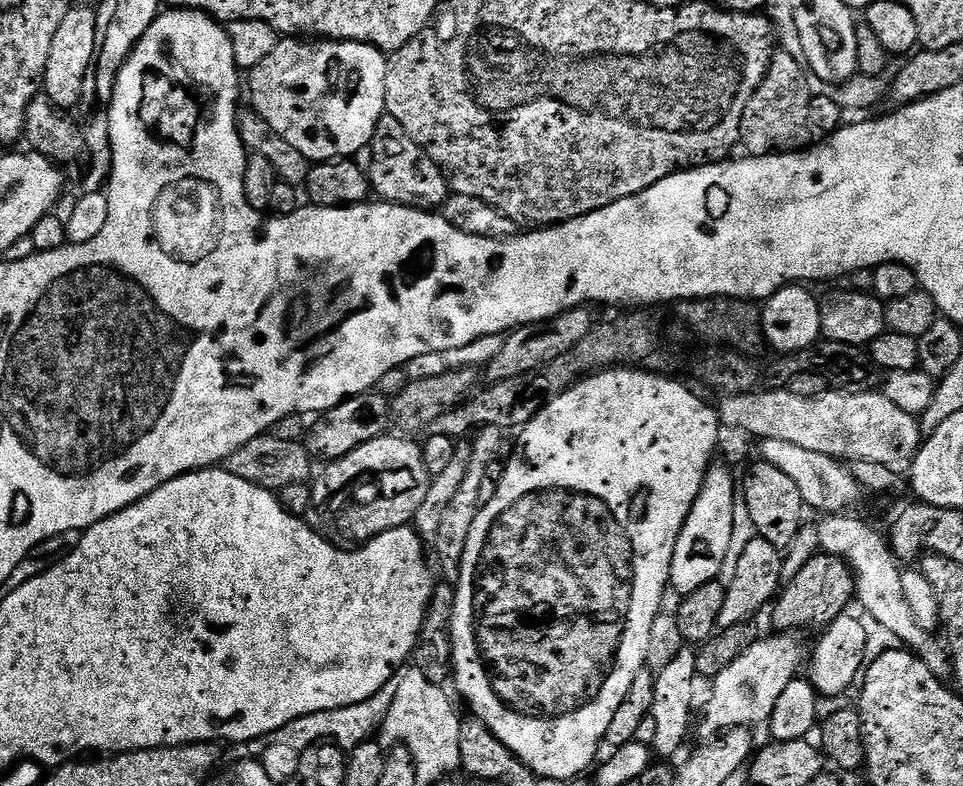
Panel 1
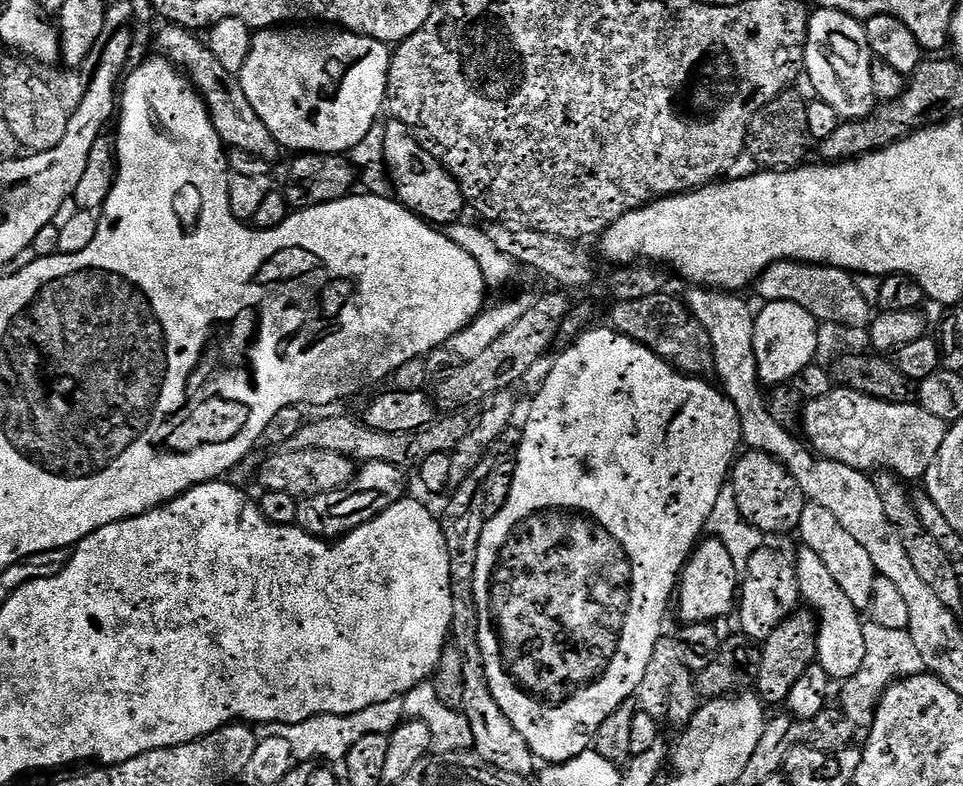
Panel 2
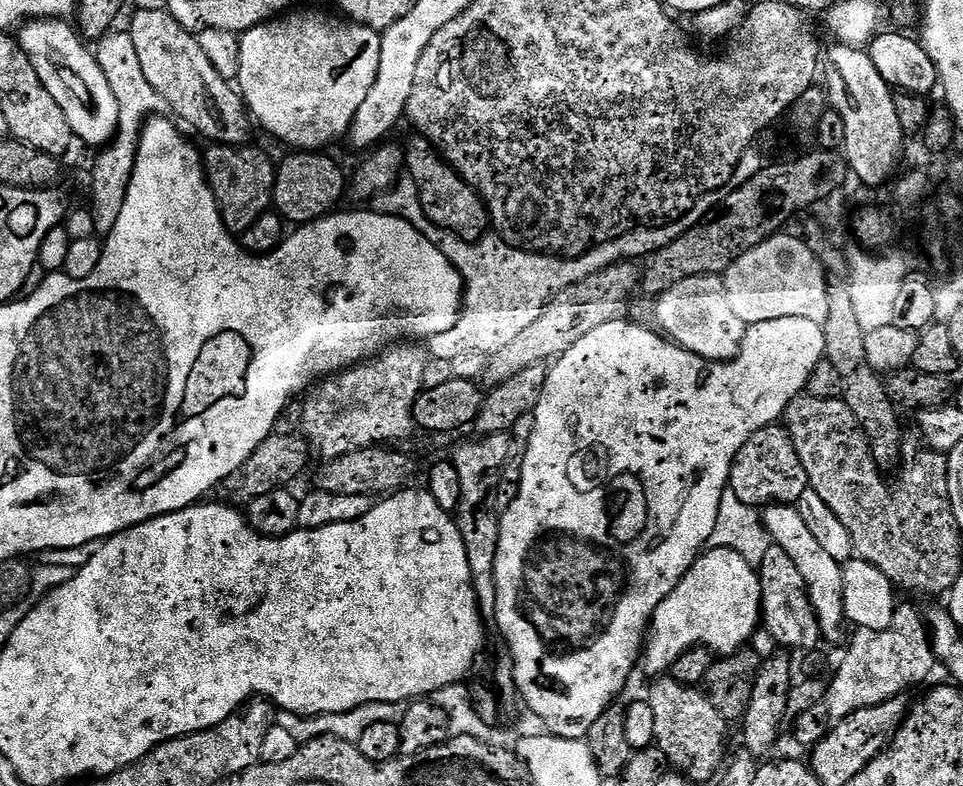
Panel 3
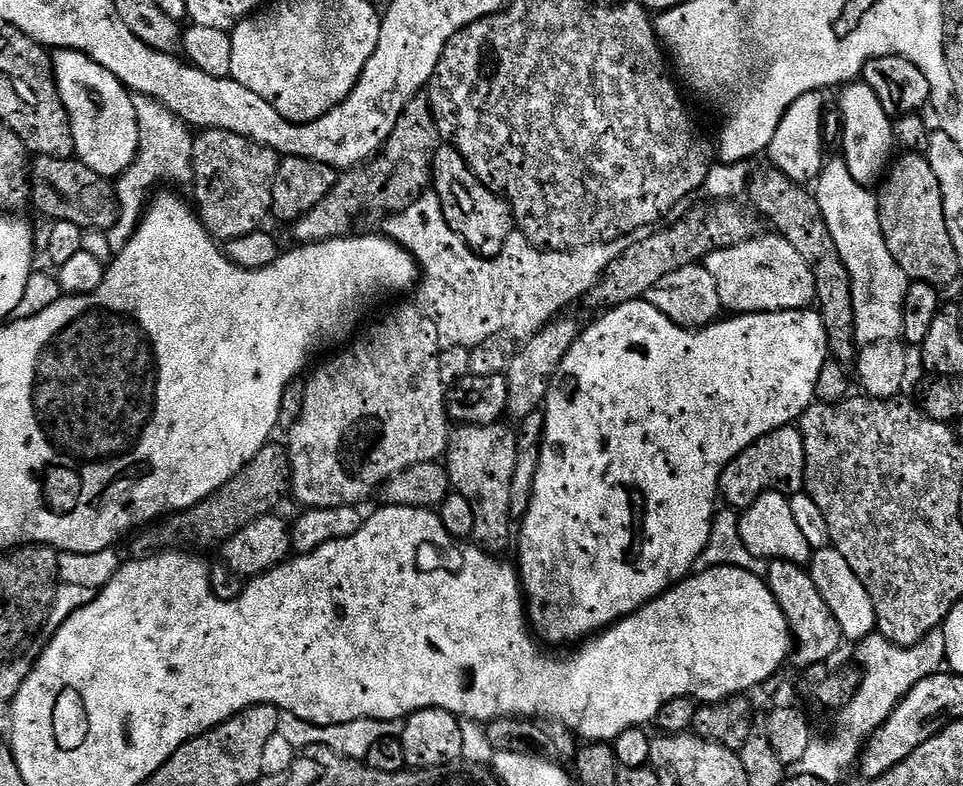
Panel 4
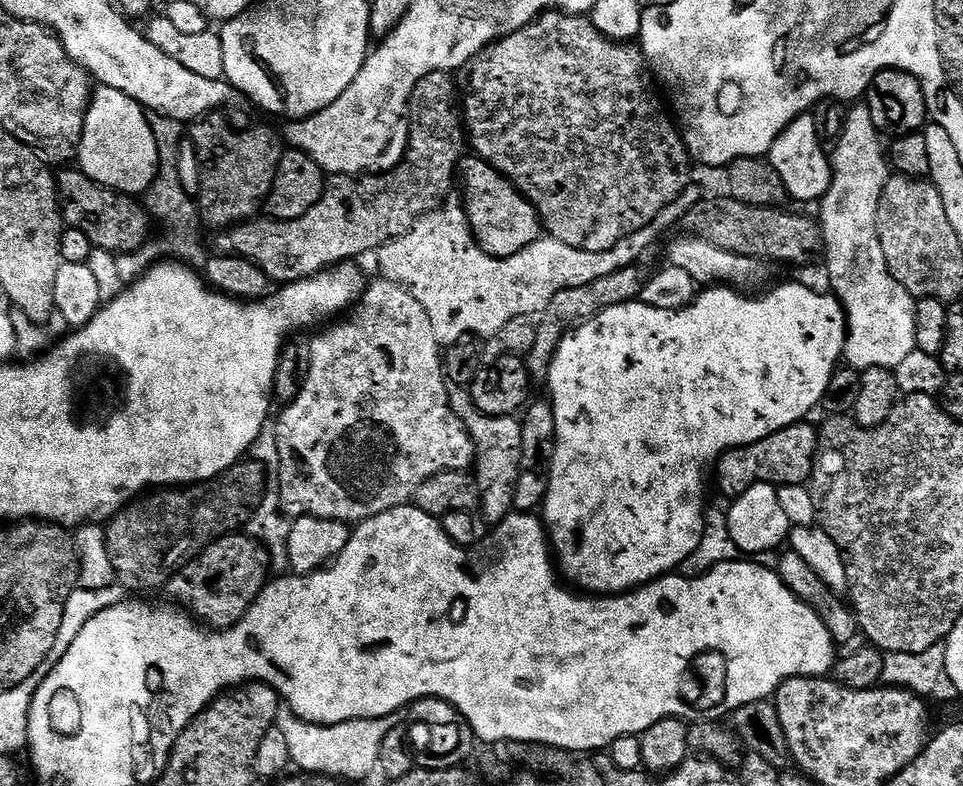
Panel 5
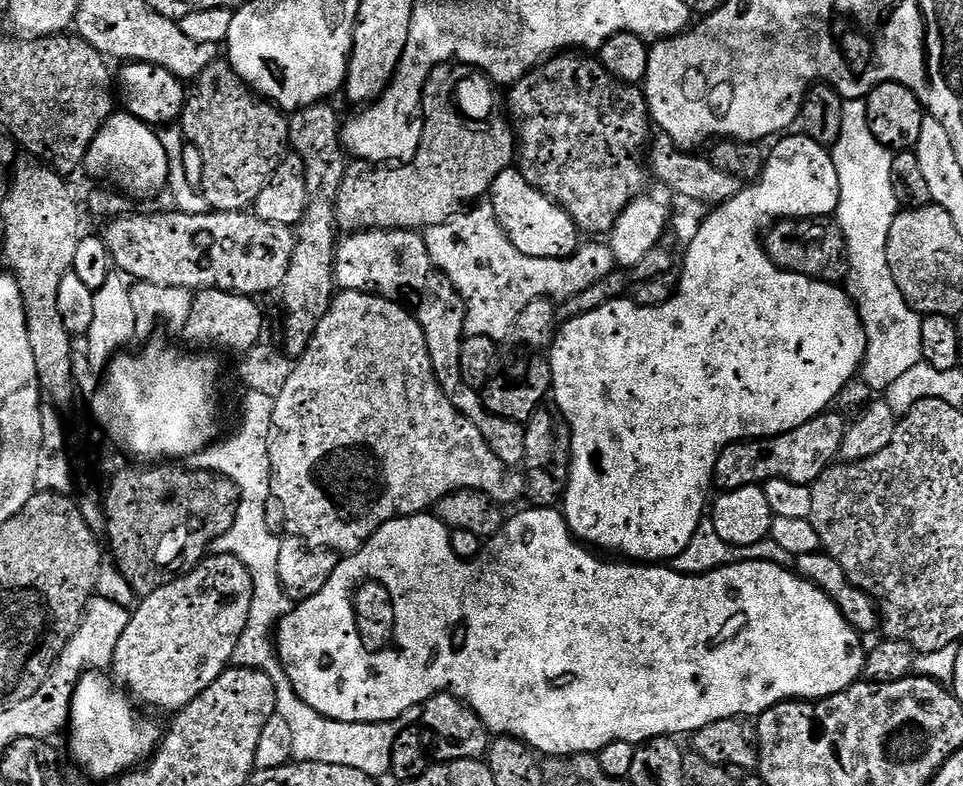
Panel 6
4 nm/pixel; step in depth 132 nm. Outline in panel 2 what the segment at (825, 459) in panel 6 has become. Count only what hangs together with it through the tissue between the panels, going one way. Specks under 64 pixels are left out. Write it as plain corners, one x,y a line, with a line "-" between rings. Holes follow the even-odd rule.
745,451
735,461
730,473
730,492
734,497
736,509
742,514
747,524
752,525
757,533
788,532
799,529
802,510
806,503
805,496
790,470
768,453

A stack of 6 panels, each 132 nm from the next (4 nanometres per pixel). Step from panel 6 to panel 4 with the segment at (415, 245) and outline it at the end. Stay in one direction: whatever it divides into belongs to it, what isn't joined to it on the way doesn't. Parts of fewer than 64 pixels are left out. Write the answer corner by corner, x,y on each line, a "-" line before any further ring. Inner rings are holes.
507,423
461,424
451,429
446,453
448,482
455,491
462,493
474,509
474,530
471,539
485,552
504,554
508,539
514,536
514,517
510,510
510,482
514,482
514,462
518,462
516,432
507,428

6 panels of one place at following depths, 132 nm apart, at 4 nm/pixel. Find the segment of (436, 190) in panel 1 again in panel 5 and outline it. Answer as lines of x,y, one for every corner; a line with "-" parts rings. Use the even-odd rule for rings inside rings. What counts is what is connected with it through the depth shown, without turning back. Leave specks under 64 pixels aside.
475,154
465,155
458,169
458,180
461,185
464,183
462,203
468,212
472,235
488,256
505,260
541,239
542,225
536,207
494,166

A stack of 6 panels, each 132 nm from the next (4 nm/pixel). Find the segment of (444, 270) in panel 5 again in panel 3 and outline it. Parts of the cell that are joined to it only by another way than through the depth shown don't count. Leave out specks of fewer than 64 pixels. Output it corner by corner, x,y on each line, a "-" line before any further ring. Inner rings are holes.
407,174
401,175
394,187
385,191
376,202
375,211
407,220
427,240
437,244
464,280
464,303
460,306
459,316
426,344
432,356
450,360
466,350
499,348
501,344
510,342
510,338
514,338
521,330
526,330
526,326
530,326
530,322
542,314
544,307
574,282
582,282
582,278
601,272
622,260
636,256
647,258
668,244
668,232
664,232
664,236
652,236
652,226
644,226
644,236
630,236
624,232
567,258
514,248
495,234
485,235
479,242
463,240
447,228
439,228
427,216
416,183

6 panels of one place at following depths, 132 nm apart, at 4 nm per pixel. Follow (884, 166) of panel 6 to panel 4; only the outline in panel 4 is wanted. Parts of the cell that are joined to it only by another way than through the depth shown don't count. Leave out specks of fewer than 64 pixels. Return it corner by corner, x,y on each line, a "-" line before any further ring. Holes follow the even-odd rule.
842,158
829,159
814,181
814,195
822,210
822,218
826,218
830,238
834,238
834,246
838,246
838,254
842,254
842,262
850,274
856,338
861,345
873,344
879,340
894,340
901,335
902,306
910,283
908,275
898,266
898,262
894,262
894,258
886,246
886,238
882,234
880,225
880,211
876,205
876,196
868,192
871,191
865,185
854,182
854,177
850,175
850,170

